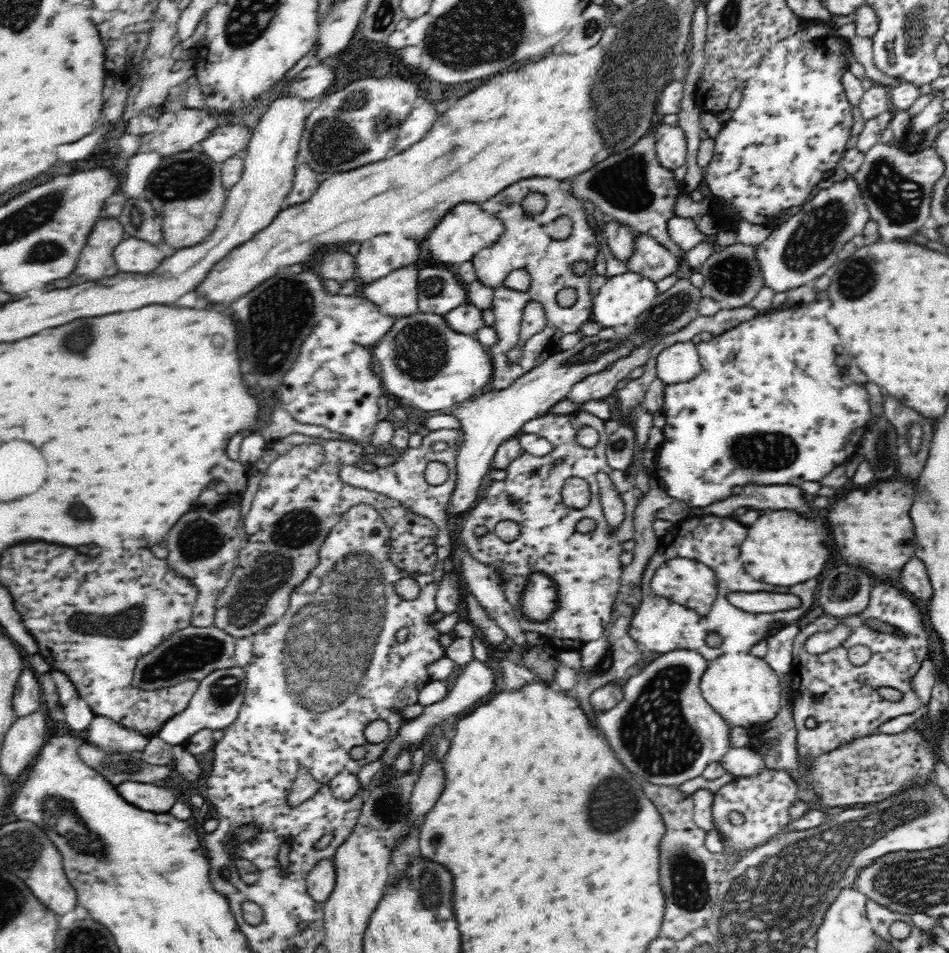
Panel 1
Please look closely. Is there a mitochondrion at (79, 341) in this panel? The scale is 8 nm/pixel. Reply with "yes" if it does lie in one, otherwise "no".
yes

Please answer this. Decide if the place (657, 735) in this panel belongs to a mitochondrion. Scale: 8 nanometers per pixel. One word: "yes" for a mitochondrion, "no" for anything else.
yes

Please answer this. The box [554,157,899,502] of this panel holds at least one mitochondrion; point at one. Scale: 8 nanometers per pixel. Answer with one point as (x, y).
(813, 239)

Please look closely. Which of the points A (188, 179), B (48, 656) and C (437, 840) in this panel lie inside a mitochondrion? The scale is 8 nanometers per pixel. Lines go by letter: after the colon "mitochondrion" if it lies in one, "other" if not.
A: mitochondrion
B: other
C: mitochondrion

